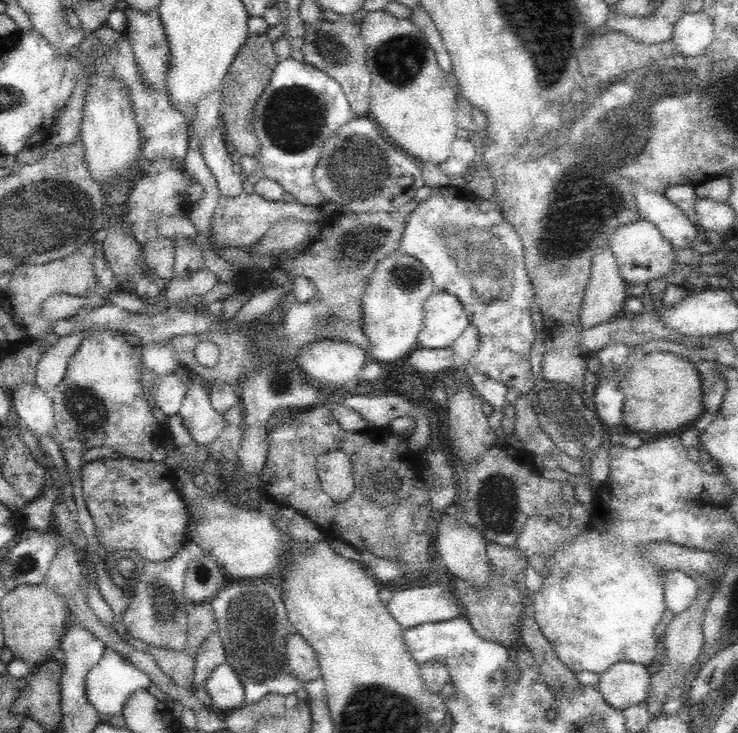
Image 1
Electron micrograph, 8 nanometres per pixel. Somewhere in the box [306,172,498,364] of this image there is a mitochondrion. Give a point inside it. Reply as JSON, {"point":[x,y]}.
{"point":[356,242]}

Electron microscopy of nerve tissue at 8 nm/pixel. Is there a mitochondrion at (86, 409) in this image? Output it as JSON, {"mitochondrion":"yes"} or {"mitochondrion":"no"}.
{"mitochondrion":"yes"}

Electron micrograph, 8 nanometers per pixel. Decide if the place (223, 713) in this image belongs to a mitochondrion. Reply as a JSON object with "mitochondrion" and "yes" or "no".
{"mitochondrion":"no"}

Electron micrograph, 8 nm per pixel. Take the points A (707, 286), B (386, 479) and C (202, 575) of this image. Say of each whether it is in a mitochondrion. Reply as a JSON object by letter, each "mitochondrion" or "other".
{"A":"other","B":"mitochondrion","C":"mitochondrion"}

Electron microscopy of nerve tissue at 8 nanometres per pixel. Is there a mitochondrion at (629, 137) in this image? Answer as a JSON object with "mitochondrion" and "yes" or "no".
{"mitochondrion":"yes"}

